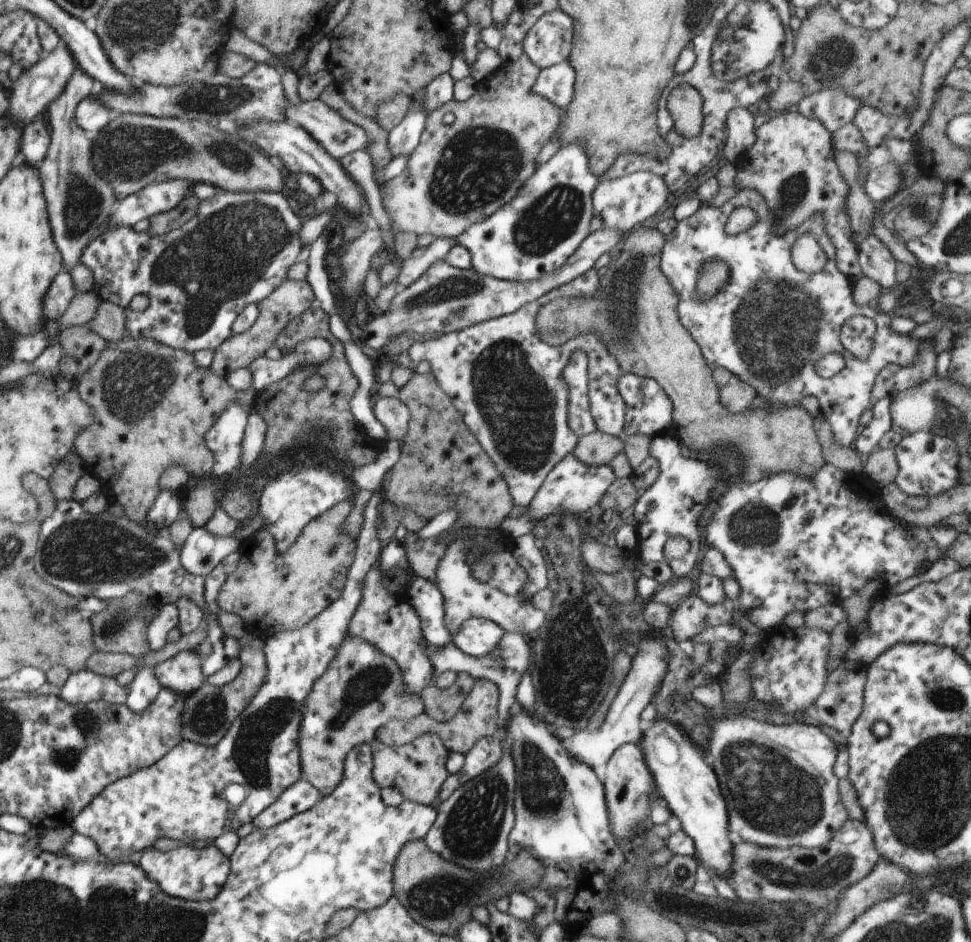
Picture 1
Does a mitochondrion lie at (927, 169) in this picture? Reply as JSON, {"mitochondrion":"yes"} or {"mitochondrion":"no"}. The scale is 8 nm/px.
{"mitochondrion":"no"}

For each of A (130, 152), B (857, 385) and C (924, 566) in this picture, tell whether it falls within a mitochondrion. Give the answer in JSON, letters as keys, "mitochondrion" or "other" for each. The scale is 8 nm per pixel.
{"A":"mitochondrion","B":"other","C":"other"}

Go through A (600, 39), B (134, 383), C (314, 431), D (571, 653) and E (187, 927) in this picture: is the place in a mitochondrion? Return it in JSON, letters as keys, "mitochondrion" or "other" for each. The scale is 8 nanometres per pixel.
{"A":"other","B":"mitochondrion","C":"mitochondrion","D":"mitochondrion","E":"mitochondrion"}

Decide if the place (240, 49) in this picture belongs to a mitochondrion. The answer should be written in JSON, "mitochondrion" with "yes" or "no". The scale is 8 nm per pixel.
{"mitochondrion":"no"}

